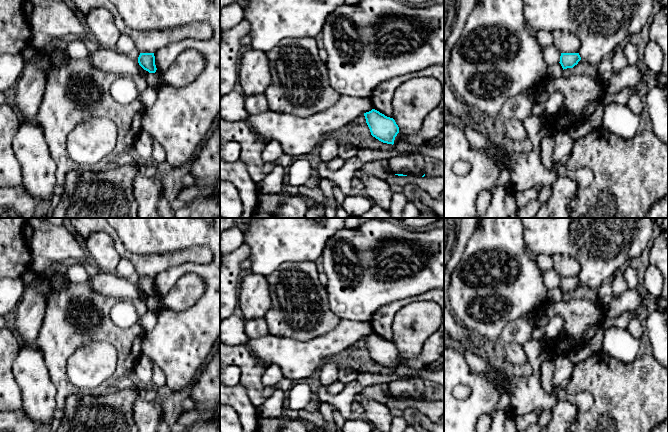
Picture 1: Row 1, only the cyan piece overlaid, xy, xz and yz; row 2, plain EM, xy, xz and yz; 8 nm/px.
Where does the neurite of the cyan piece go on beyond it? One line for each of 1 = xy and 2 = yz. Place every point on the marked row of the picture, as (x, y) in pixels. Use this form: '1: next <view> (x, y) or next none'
1: next none
2: next none

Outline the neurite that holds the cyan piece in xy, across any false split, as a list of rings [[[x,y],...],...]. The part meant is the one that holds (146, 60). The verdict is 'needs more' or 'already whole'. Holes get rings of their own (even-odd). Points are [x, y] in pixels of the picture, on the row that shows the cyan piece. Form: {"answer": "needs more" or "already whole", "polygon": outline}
{"answer": "already whole", "polygon": [[[140,53],[138,57],[139,65],[149,73],[155,73],[157,68],[155,65],[154,53]]]}

